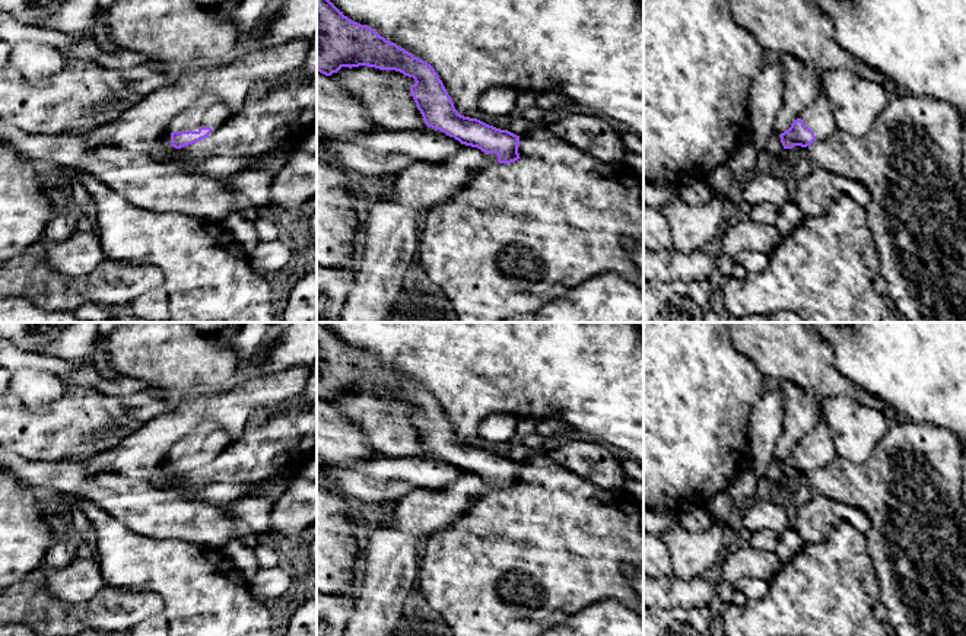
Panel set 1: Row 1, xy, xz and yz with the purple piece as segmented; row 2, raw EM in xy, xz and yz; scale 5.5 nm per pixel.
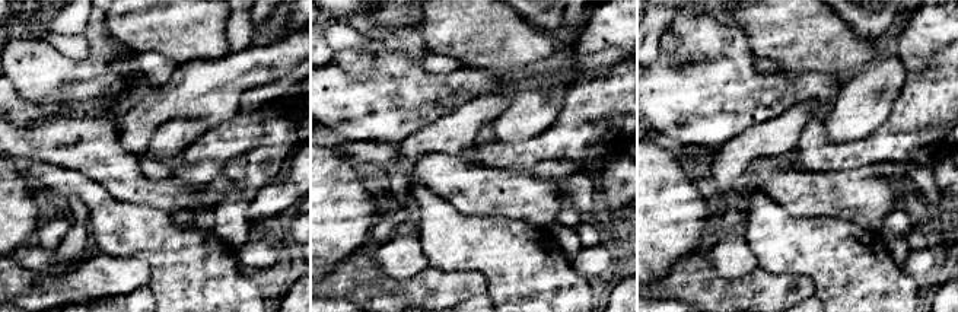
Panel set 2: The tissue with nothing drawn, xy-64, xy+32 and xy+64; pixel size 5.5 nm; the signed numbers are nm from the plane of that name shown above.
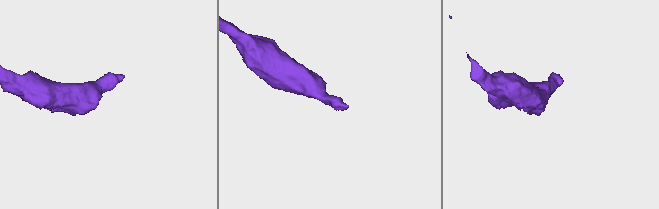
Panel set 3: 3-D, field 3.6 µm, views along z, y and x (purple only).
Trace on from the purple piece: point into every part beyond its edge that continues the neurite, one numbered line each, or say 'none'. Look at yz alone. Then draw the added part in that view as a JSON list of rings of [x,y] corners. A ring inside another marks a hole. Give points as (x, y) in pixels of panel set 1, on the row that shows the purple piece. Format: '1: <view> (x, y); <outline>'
1: yz (817, 117); [[[822,89],[819,98],[801,112],[800,118],[814,133],[816,140],[829,139],[838,130],[832,108]]]

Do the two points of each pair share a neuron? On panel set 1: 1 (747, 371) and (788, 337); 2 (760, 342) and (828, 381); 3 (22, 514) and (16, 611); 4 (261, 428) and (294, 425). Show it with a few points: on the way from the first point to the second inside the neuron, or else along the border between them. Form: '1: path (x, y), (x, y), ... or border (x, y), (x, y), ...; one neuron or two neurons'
1: border (734, 346), (763, 375); two neurons
2: path (777, 342), (794, 350), (812, 368); one neuron
3: border (43, 565), (15, 584); two neurons
4: path (269, 425), (286, 425); one neuron

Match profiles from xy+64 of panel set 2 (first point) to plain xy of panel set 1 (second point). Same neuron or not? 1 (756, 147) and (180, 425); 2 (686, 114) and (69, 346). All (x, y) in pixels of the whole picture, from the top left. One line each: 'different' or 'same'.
1: same
2: different

